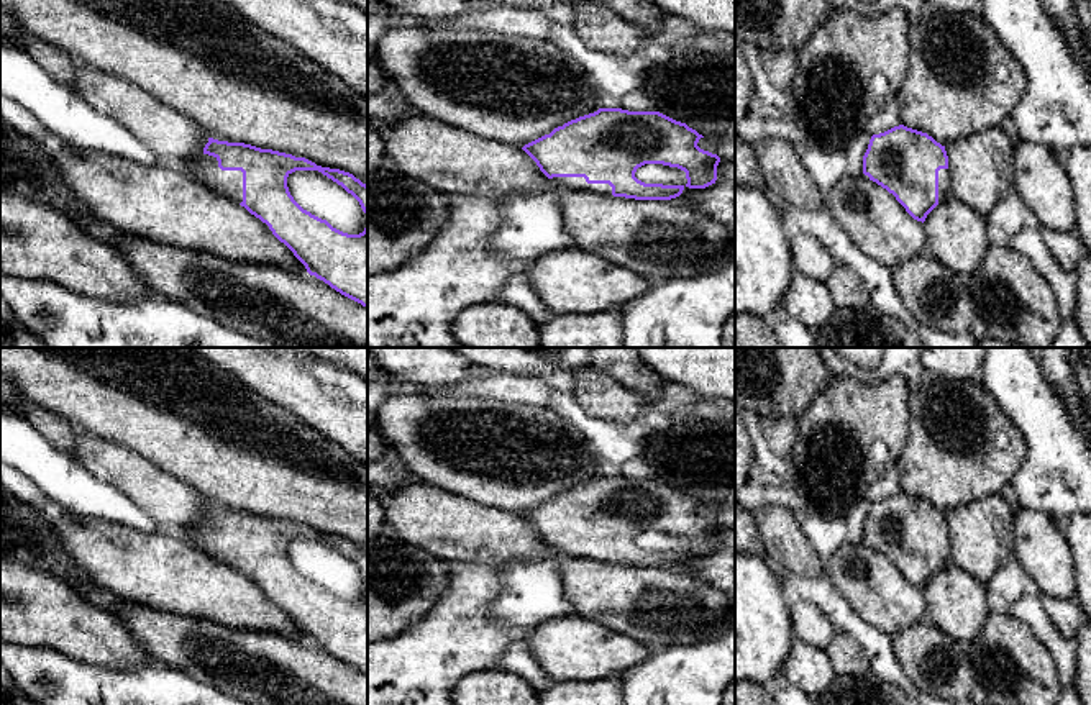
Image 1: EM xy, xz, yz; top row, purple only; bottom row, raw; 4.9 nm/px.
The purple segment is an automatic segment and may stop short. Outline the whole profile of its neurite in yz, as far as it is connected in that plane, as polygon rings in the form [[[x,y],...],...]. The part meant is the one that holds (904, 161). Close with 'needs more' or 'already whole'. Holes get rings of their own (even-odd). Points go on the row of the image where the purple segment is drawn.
[[[904,125],[871,136],[863,156],[863,174],[892,193],[906,212],[922,223],[938,203],[952,195],[952,177],[945,146],[927,133]]] | needs more

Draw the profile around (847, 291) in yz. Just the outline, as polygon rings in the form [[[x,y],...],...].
[[[835,264],[825,280],[838,308],[871,308],[870,293],[858,275],[843,264]]]

